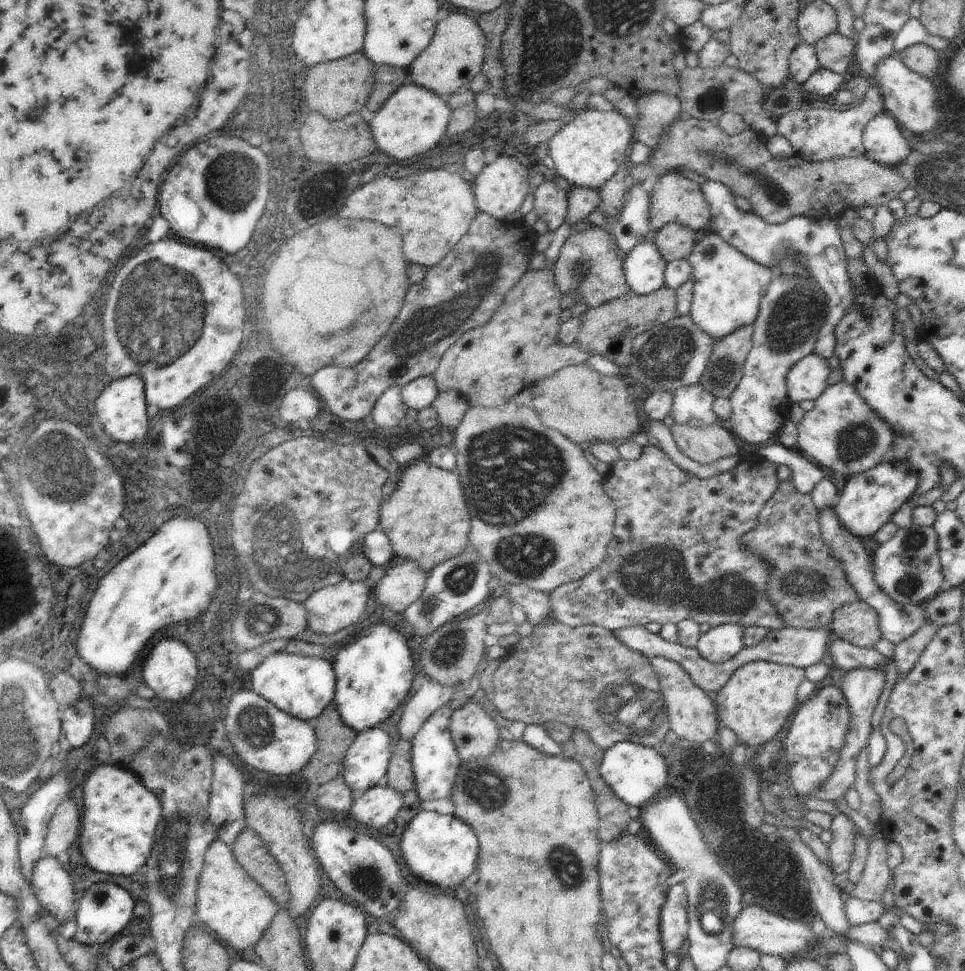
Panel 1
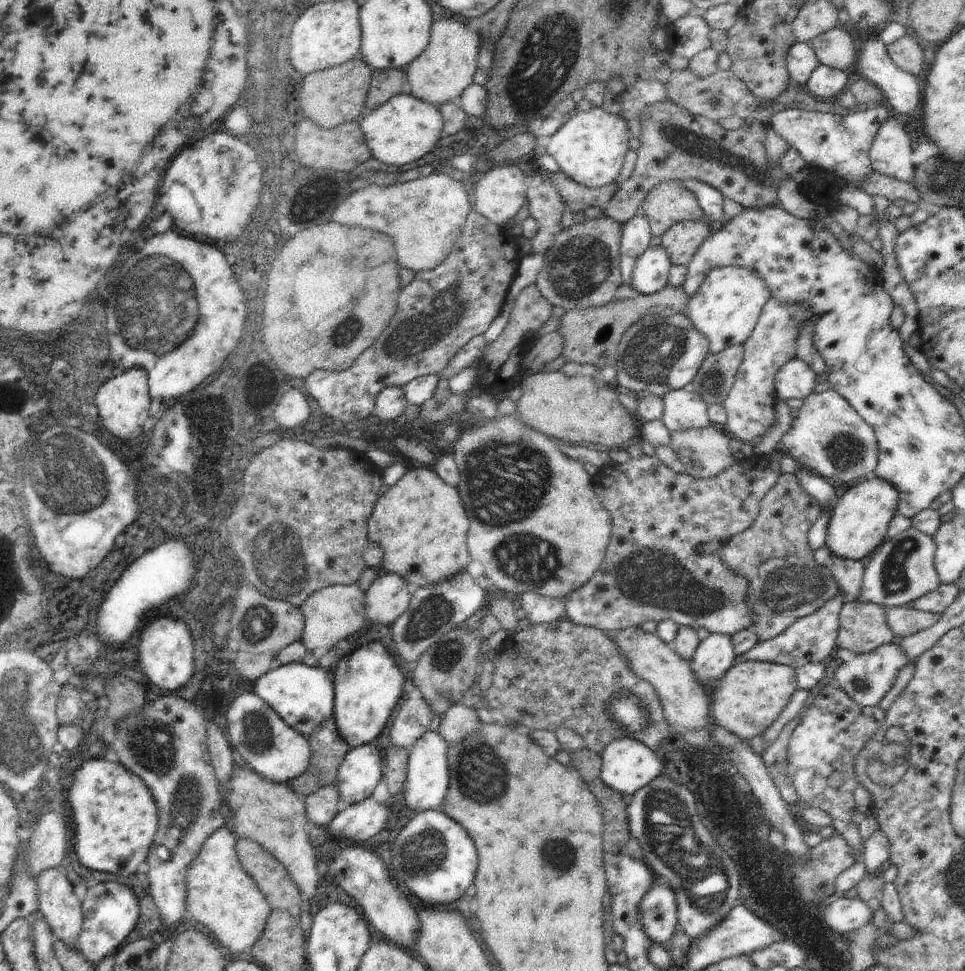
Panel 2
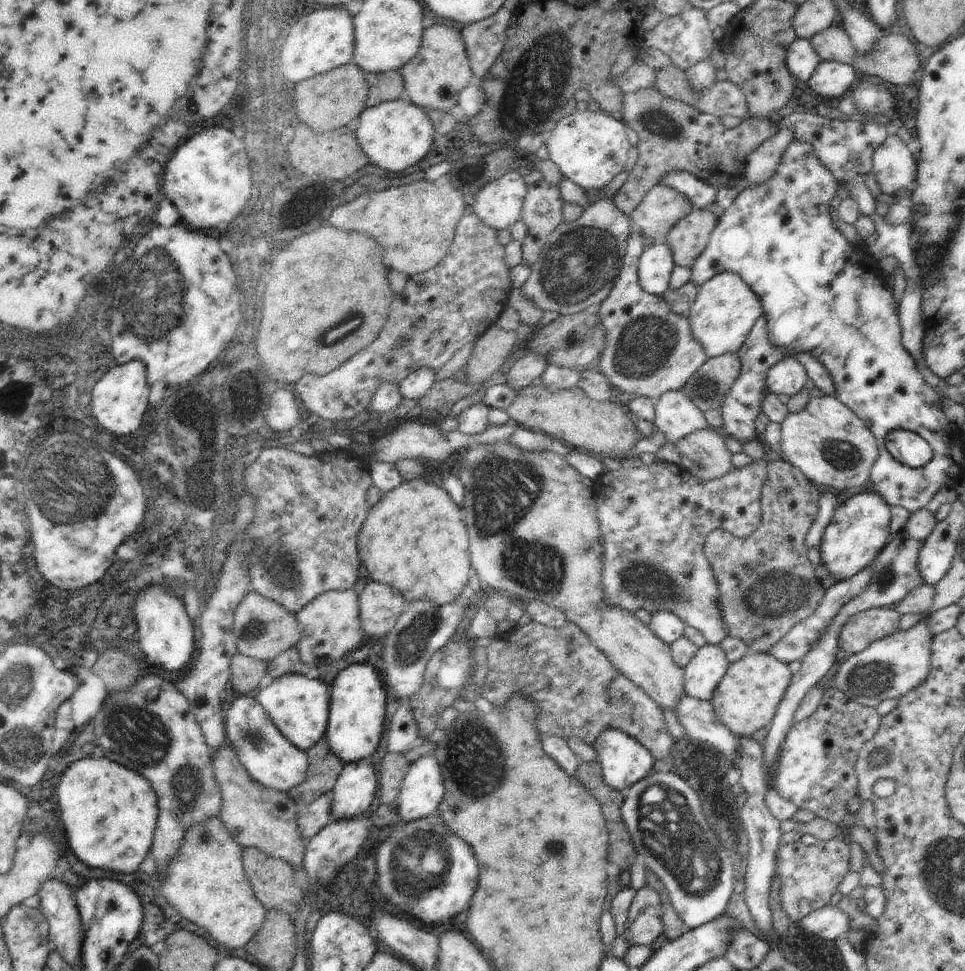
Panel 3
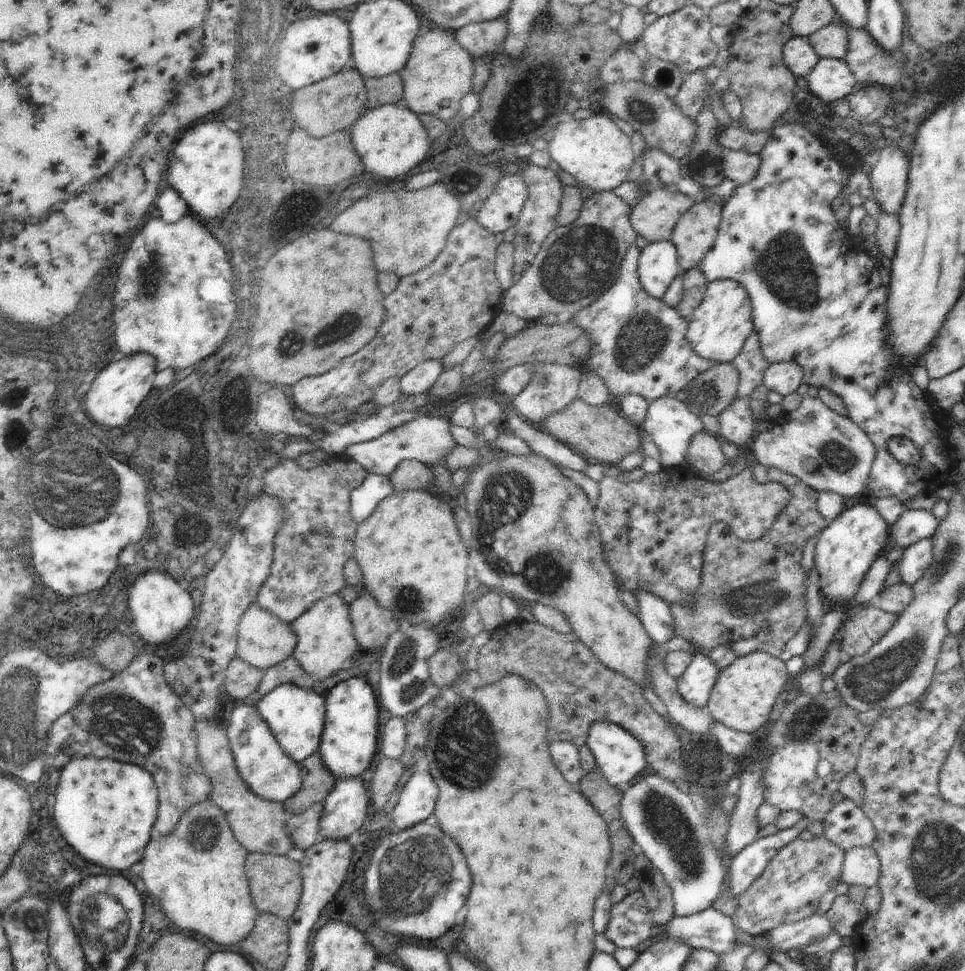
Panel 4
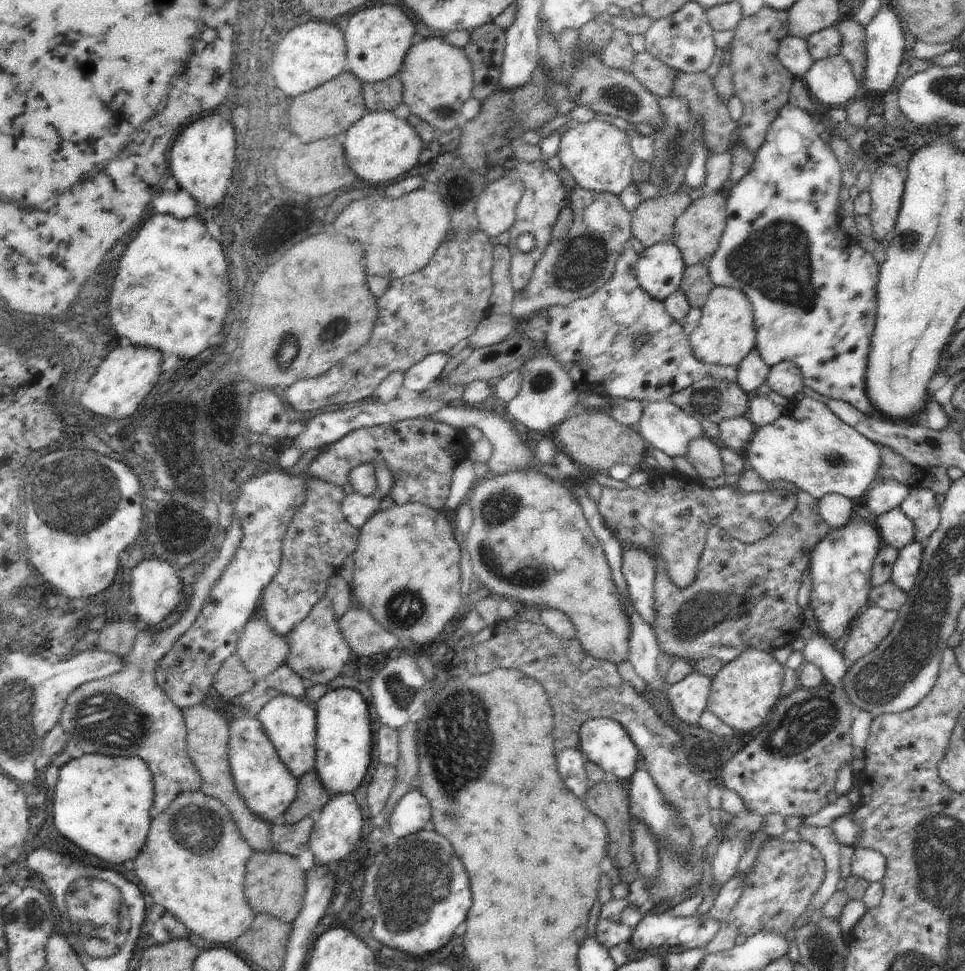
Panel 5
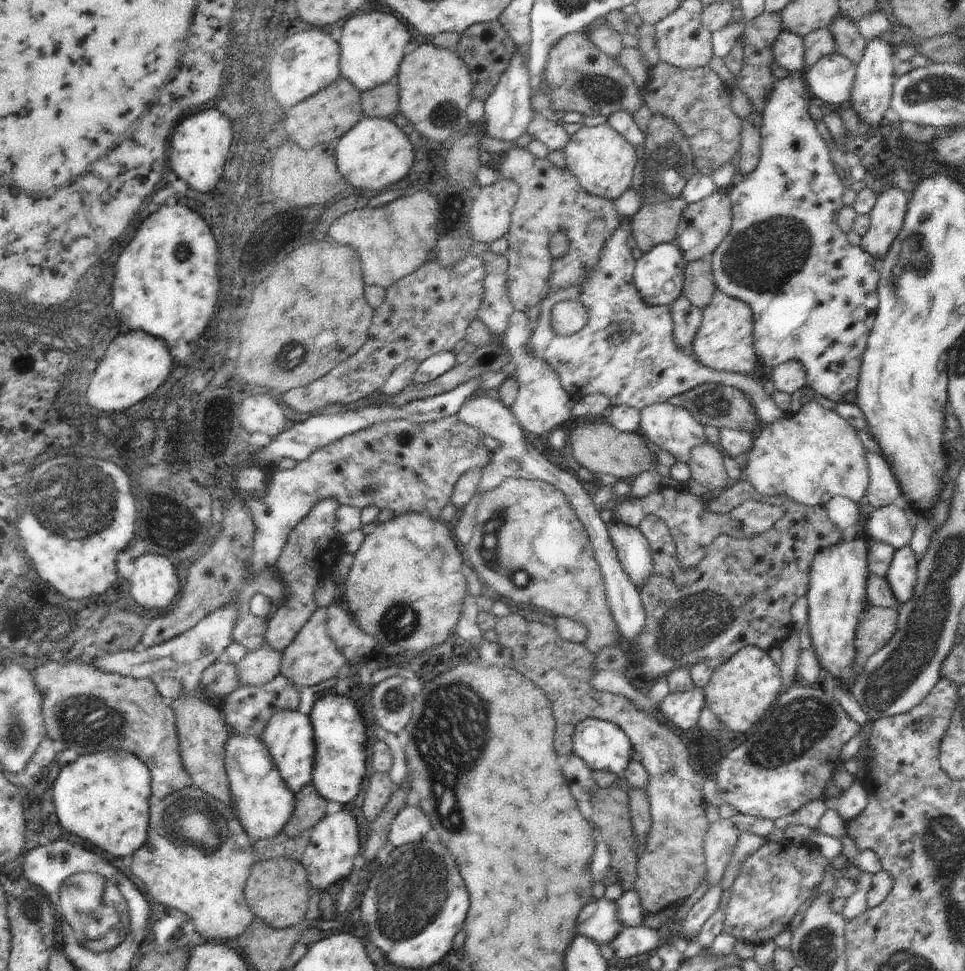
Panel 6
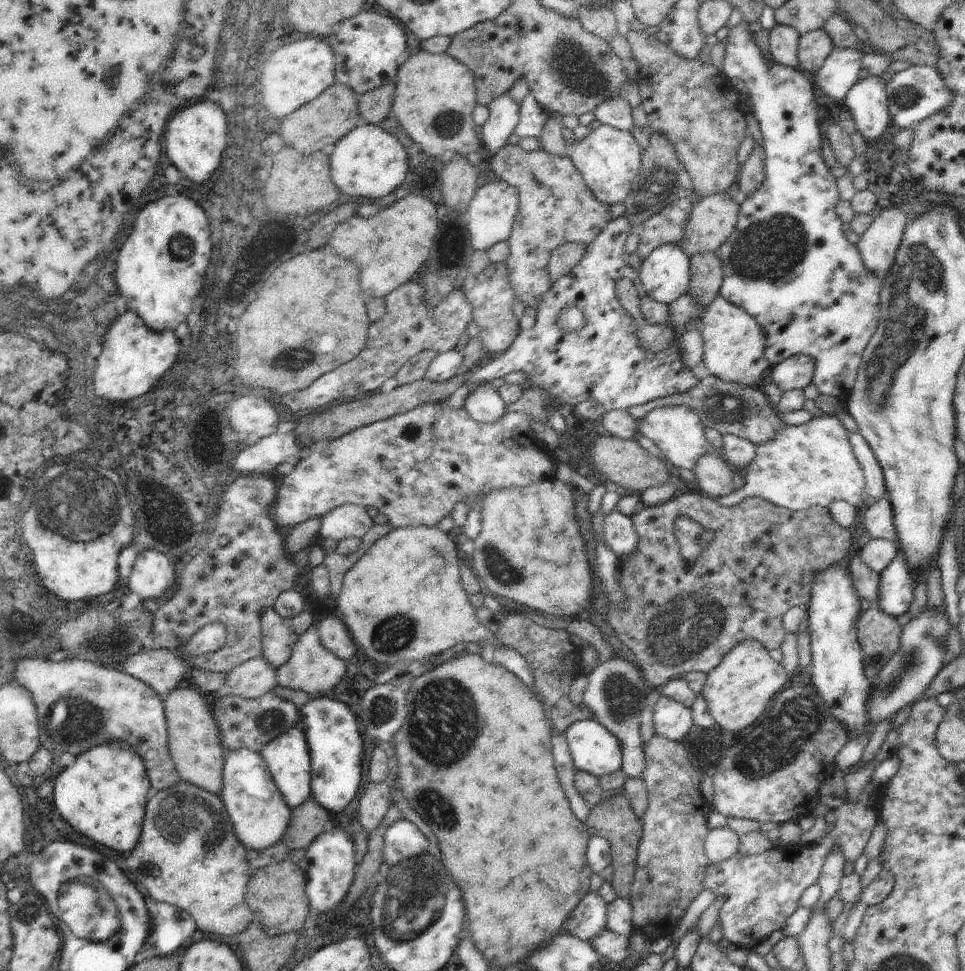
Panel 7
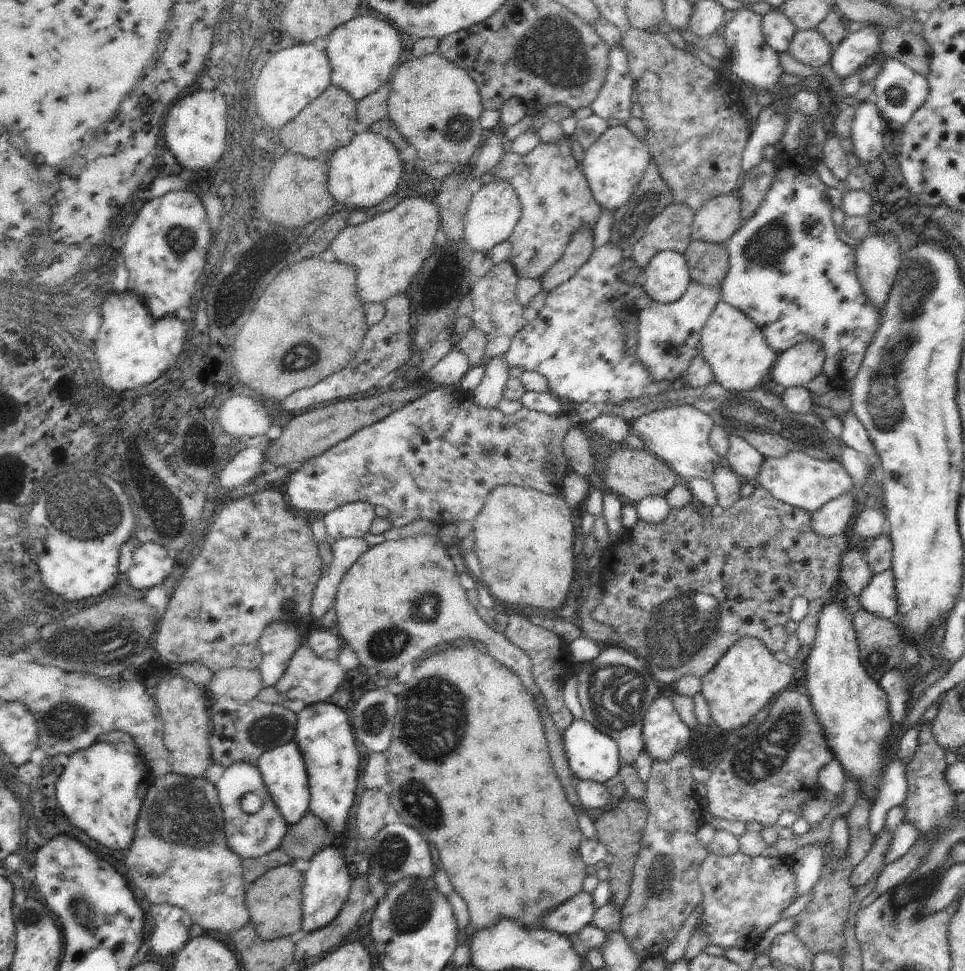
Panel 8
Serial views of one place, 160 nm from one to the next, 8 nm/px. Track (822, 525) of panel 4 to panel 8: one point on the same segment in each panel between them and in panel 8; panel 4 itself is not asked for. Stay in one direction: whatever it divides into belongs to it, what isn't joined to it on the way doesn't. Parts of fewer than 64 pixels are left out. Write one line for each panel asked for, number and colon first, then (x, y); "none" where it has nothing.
5: (744, 596)
6: (741, 593)
7: (676, 617)
8: (680, 593)

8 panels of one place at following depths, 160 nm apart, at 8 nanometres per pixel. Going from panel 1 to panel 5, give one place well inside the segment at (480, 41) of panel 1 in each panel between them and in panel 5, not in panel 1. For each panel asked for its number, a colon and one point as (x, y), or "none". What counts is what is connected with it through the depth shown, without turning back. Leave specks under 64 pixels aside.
2: (446, 67)
3: (433, 79)
4: (439, 72)
5: (438, 78)

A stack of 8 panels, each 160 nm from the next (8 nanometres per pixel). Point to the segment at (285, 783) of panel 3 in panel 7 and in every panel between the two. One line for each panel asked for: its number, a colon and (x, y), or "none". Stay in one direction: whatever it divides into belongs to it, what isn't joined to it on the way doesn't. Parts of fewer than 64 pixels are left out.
4: (267, 770)
5: (264, 782)
6: (263, 804)
7: (259, 815)

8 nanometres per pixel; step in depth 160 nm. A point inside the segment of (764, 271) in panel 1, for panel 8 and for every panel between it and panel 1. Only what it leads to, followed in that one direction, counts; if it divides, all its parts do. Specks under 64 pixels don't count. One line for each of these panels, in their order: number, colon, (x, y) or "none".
2: (725, 309)
3: (726, 308)
4: (719, 327)
5: (724, 335)
6: (725, 342)
7: (733, 342)
8: (731, 342)

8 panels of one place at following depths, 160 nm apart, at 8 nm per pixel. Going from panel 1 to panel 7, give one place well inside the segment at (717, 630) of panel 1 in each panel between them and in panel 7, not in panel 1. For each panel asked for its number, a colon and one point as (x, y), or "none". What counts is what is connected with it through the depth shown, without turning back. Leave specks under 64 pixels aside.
2: (714, 655)
3: (705, 671)
4: (695, 684)
5: (688, 698)
6: (682, 710)
7: (671, 718)

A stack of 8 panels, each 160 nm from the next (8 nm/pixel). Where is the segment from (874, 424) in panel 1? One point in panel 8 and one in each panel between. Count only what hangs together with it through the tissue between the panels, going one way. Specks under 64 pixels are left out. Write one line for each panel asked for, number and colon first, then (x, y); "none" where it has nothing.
2: (829, 437)
3: (830, 445)
4: (828, 452)
5: (808, 445)
6: (813, 455)
7: (812, 465)
8: (797, 479)

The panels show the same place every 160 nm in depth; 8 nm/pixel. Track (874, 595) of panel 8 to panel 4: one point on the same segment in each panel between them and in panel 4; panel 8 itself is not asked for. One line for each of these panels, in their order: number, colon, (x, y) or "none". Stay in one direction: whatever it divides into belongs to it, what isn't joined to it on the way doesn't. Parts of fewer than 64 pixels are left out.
4: (915, 559)
5: (905, 568)
6: (902, 573)
7: (896, 587)

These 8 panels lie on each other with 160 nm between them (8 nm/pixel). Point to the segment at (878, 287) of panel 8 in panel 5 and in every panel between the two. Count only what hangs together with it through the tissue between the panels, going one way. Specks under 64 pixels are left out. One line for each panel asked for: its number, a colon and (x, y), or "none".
5: (887, 185)
6: (887, 216)
7: (878, 245)

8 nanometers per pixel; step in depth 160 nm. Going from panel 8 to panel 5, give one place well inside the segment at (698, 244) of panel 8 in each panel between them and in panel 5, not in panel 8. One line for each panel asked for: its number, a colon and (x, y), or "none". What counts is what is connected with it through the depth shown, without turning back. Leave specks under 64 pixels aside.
5: (696, 284)
6: (699, 283)
7: (706, 270)

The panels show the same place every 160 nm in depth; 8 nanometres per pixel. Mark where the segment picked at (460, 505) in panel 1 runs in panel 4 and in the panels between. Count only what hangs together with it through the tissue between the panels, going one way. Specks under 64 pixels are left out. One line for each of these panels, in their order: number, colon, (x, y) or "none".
2: (420, 524)
3: (412, 540)
4: (412, 559)

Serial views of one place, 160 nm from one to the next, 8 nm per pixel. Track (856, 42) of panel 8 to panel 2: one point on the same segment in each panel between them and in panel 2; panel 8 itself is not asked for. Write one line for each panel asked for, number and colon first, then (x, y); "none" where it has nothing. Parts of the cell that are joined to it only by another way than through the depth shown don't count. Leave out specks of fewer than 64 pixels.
2: (825, 82)
3: (833, 79)
4: (831, 80)
5: (832, 81)
6: (831, 78)
7: (839, 72)

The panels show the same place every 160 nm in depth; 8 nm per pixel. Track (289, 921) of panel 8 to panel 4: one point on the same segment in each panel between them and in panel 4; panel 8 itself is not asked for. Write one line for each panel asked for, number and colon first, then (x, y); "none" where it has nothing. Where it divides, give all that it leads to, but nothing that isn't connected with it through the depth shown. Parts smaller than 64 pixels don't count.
4: (275, 881)
5: (275, 884)
6: (276, 891)
7: (276, 894)

